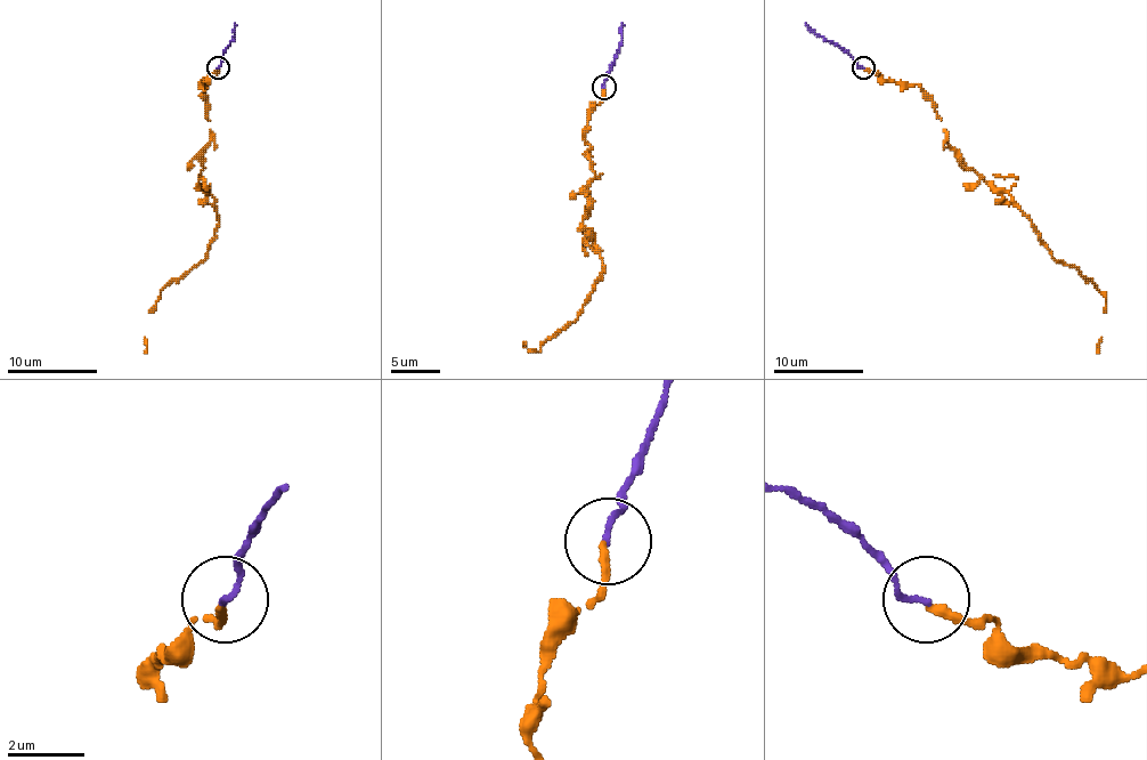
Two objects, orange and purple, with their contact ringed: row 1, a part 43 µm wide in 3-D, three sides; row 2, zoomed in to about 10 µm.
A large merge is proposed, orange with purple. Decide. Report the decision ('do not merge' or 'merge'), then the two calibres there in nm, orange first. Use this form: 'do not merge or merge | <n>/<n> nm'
merge | 200/140 nm

